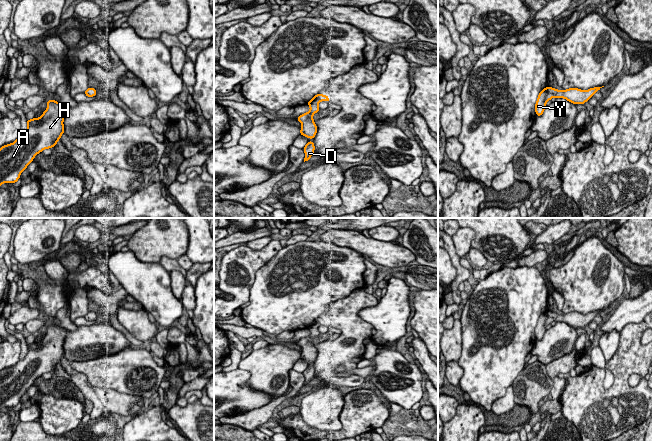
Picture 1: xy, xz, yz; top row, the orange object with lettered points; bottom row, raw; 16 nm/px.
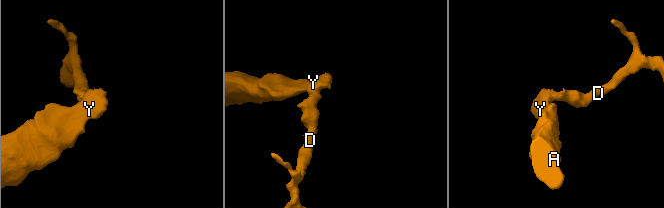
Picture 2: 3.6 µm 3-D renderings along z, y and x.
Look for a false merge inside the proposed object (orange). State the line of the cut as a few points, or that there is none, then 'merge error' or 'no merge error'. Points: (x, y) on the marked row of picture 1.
no cut; no merge error

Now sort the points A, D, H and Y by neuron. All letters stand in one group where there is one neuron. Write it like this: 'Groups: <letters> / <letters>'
Groups: A D H Y

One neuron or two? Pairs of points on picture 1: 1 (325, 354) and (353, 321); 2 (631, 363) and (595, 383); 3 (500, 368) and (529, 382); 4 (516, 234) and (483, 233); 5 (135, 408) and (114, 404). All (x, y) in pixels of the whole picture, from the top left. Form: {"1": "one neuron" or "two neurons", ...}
{"1": "one neuron", "2": "one neuron", "3": "two neurons", "4": "one neuron", "5": "one neuron"}

